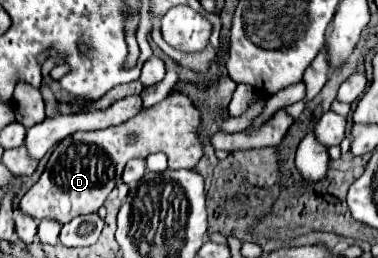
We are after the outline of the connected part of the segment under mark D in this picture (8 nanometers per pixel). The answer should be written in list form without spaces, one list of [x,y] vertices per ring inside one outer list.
[[[168,94],[162,102],[142,108],[134,118],[118,126],[76,132],[60,142],[52,152],[46,170],[20,200],[20,210],[32,216],[34,220],[54,218],[60,224],[70,222],[76,216],[98,212],[106,196],[116,186],[116,178],[122,176],[122,170],[130,158],[146,158],[154,152],[164,152],[168,156],[168,168],[194,168],[204,156],[204,144],[200,140],[202,118],[200,110],[192,106],[184,94]]]

